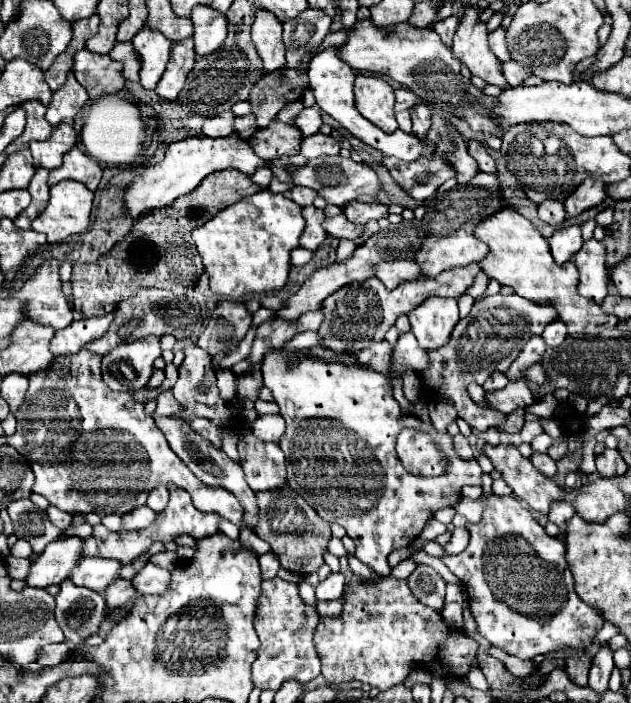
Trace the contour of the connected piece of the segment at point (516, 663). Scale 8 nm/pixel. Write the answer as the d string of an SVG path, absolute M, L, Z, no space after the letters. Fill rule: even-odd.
M490 645L488 648L488 654L504 662L503 664L506 666L506 669L515 677L525 677L531 674L535 667L535 664L531 660L521 660L493 645Z

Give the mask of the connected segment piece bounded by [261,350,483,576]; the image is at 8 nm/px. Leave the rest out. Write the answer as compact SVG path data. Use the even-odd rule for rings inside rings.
M275 350L273 354L265 354L263 358L263 382L271 390L273 400L279 404L279 414L285 418L287 430L279 442L287 460L287 484L293 492L303 496L309 506L321 514L323 520L331 524L339 524L347 530L347 534L355 540L355 556L367 564L379 576L389 576L391 566L387 564L387 556L401 548L409 546L423 530L425 522L443 508L451 508L461 498L461 488L467 484L481 484L481 466L477 460L461 460L451 444L451 436L439 434L431 424L421 422L417 416L405 414L397 400L393 398L389 378L375 370L357 370L341 364L327 364L315 358L305 356L299 366L291 366L289 360L295 358L297 352ZM403 428L415 428L429 432L449 456L449 468L445 476L423 478L409 474L395 452L397 434Z

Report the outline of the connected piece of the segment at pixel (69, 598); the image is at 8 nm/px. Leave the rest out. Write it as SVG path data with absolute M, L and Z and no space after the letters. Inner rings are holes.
M65 580L61 582L61 592L55 600L55 618L69 642L79 644L91 634L97 634L107 614L105 600L97 592L79 588L71 580Z

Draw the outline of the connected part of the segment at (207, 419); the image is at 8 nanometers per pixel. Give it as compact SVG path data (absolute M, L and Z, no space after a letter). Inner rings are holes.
M195 344L185 346L185 362L179 368L179 380L173 388L173 394L175 394L177 402L183 406L183 412L179 414L179 418L185 418L185 422L189 422L189 426L193 426L193 430L197 430L203 438L211 440L219 448L221 448L221 434L217 428L219 426L235 428L239 424L233 418L235 410L227 406L227 402L219 396L219 390L215 386L215 372L211 368L211 354ZM199 384L207 386L207 392L197 392Z

